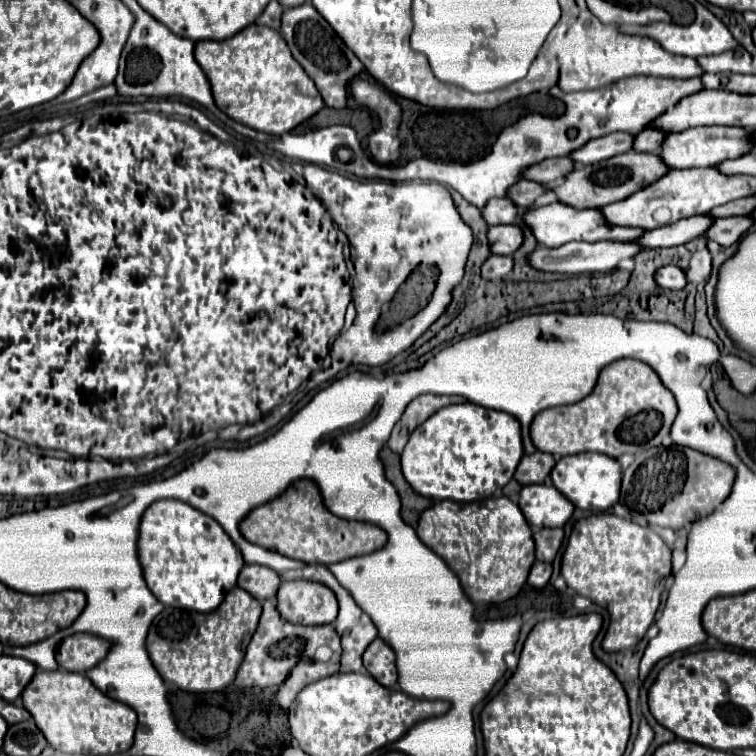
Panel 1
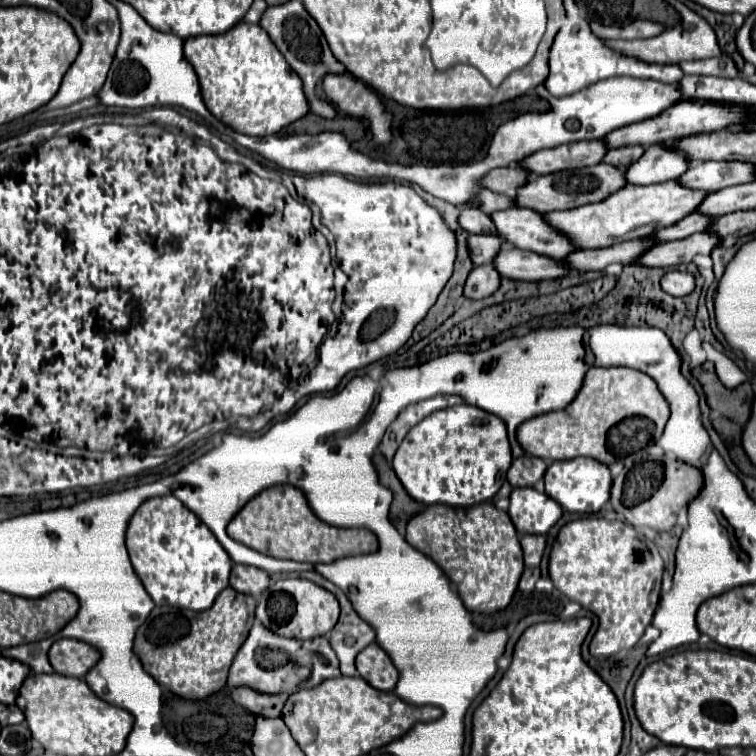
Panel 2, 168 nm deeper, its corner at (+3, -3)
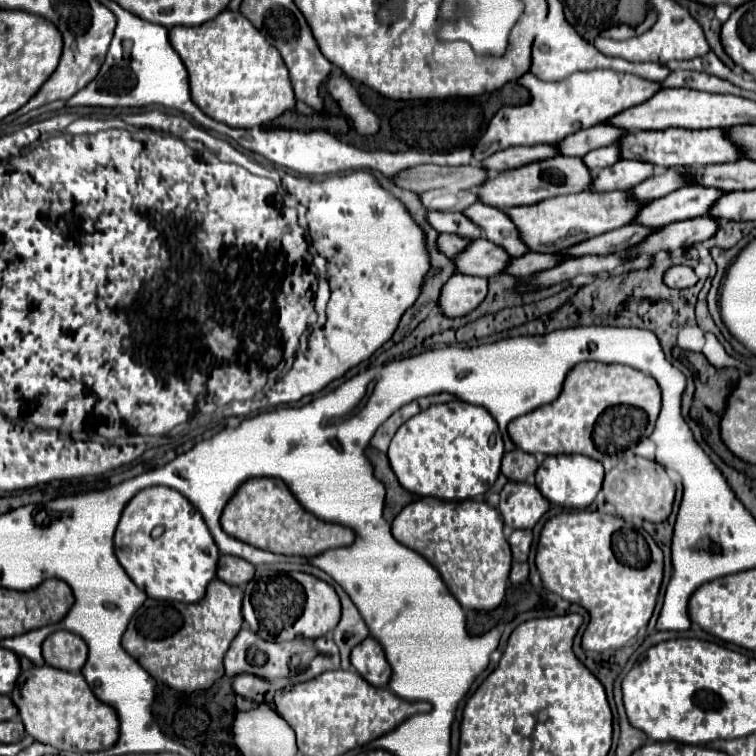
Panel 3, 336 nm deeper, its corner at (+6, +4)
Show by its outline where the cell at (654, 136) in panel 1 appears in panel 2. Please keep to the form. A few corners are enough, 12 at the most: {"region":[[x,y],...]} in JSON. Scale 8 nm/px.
{"region":[[642,147],[610,149],[602,163],[618,169],[630,167],[642,155]]}

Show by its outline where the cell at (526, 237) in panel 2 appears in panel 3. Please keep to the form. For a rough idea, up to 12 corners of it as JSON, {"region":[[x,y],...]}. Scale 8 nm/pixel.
{"region":[[479,202],[463,214],[503,246],[509,256],[527,254],[515,224],[503,210]]}

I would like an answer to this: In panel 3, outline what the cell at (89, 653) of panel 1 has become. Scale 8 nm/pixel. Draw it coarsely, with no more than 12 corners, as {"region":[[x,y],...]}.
{"region":[[67,630],[49,634],[43,658],[49,666],[81,672],[87,644]]}

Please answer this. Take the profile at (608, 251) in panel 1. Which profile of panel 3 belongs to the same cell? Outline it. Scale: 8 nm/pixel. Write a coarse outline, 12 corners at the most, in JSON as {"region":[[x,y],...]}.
{"region":[[485,236],[455,258],[457,272],[501,274],[511,256]]}

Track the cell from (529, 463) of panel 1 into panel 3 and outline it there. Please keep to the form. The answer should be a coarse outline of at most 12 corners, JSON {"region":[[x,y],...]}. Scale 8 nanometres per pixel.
{"region":[[519,448],[503,456],[501,472],[525,482],[537,470],[533,454]]}

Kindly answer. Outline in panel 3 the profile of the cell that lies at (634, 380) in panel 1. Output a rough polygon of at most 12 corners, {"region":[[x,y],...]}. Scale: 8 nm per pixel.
{"region":[[581,362],[509,424],[535,454],[613,460],[651,436],[661,388]]}

